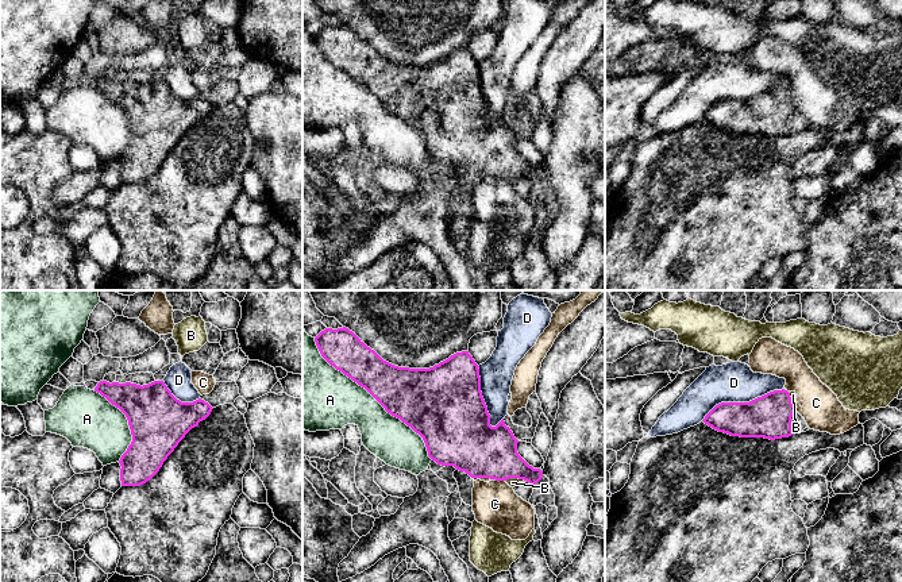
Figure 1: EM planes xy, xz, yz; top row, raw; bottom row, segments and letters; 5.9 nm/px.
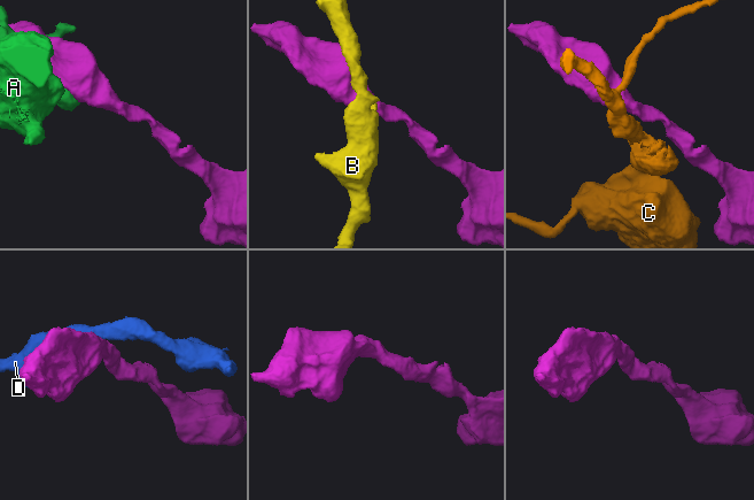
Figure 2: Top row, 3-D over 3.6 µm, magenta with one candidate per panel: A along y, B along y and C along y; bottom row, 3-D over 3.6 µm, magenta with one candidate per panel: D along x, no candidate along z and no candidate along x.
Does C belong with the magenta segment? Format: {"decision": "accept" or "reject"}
{"decision": "reject"}

